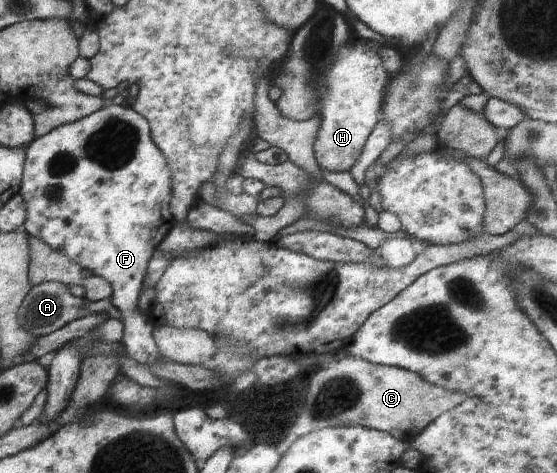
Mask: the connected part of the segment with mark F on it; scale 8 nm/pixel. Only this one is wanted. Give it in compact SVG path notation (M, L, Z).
M107 102L95 113L76 122L52 129L47 135L31 140L26 147L24 170L20 185L20 194L26 203L26 218L22 225L22 231L25 231L29 236L40 239L51 250L56 250L59 254L64 254L81 268L89 269L92 274L102 277L111 284L113 290L111 295L113 296L112 304L123 314L124 320L122 324L124 325L124 334L121 338L121 343L124 346L125 352L131 360L143 363L143 365L149 365L150 367L156 364L163 364L165 366L169 361L159 353L159 348L156 346L153 337L152 329L157 319L152 315L139 311L138 299L141 295L139 291L141 291L141 281L143 281L147 263L149 263L149 260L153 257L153 253L155 253L155 250L158 249L164 237L167 237L167 234L175 224L175 218L170 212L171 186L172 173L166 164L163 152L153 143L149 122L140 113L137 113L132 107L128 107L127 105L116 105Z

